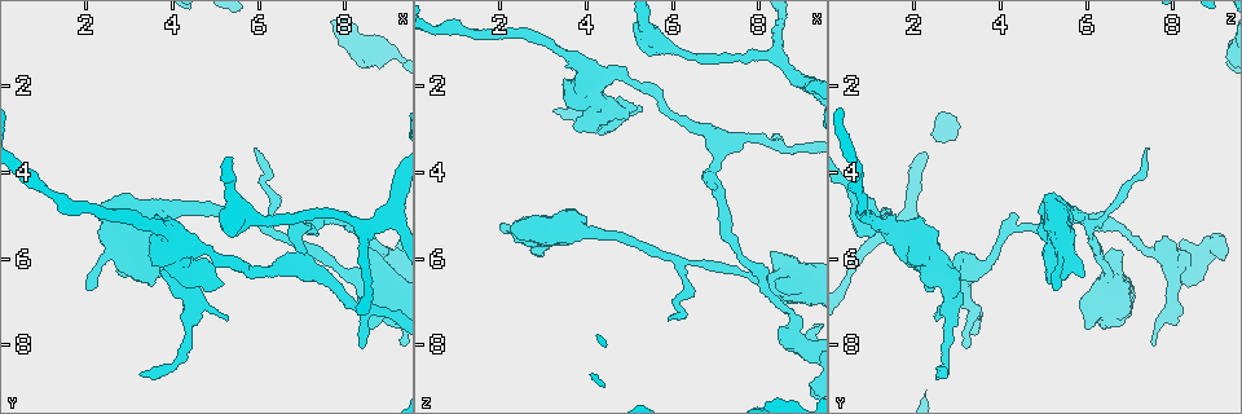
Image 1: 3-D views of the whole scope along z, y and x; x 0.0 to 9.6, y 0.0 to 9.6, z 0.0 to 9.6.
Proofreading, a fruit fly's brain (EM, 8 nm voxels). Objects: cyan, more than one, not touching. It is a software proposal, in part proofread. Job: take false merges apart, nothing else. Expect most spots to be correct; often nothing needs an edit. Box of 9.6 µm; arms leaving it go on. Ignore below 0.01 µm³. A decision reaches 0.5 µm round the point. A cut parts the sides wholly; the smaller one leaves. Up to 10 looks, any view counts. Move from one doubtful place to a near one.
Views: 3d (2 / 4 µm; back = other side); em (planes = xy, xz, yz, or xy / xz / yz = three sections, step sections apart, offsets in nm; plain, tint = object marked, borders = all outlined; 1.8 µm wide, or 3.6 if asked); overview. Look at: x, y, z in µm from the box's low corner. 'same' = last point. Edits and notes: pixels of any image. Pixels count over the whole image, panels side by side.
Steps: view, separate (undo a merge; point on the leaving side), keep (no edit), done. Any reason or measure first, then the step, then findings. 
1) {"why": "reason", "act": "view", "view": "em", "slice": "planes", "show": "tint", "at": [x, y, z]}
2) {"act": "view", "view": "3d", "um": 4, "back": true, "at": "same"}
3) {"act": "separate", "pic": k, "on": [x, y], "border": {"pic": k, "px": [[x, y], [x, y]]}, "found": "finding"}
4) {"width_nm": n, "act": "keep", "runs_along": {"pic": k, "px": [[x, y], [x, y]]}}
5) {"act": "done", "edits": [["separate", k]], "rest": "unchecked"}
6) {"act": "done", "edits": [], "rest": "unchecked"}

{"why": "a fork", "act": "view", "view": "em", "slice": "xy", "step": 8, "show": "tint", "at": [9.00, 5.00, 1.80]}

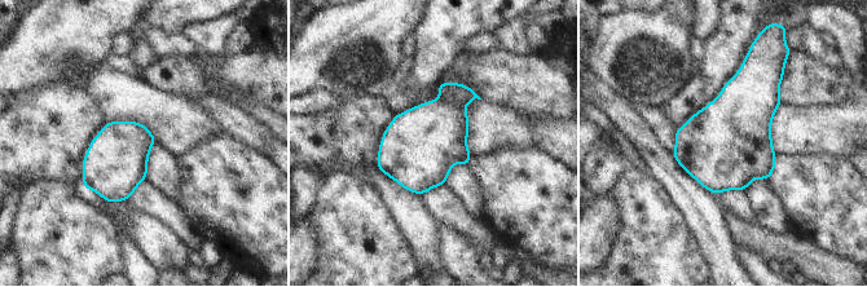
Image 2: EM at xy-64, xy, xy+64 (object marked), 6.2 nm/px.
{"why": "another direction", "act": "view", "view": "em", "slice": "planes", "show": "tint", "at": "same"}

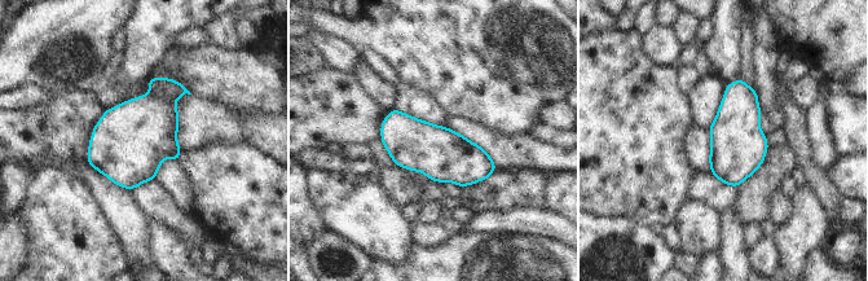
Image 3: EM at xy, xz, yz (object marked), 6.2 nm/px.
{"act": "keep", "found": "one neuron here"}

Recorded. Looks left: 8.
{"why": "abrupt turn", "act": "view", "view": "3d", "um": 4, "at": [4.20, 5.65, 1.80]}

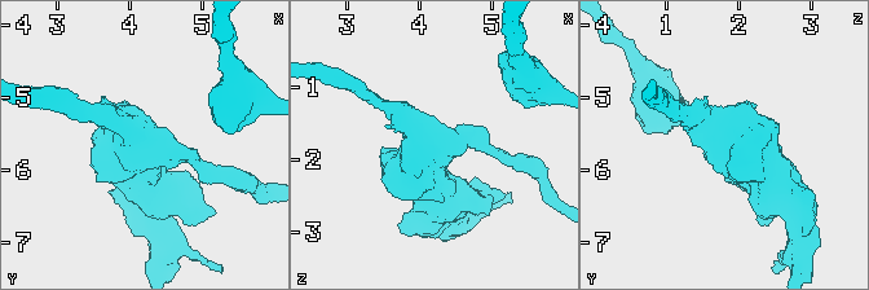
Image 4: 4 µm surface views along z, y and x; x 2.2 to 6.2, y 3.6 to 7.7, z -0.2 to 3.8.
{"why": "need the tissue", "act": "view", "view": "em", "um": 3.6, "slice": "xy", "step": 16, "show": "tint", "at": [4.20, 5.70, 1.85]}

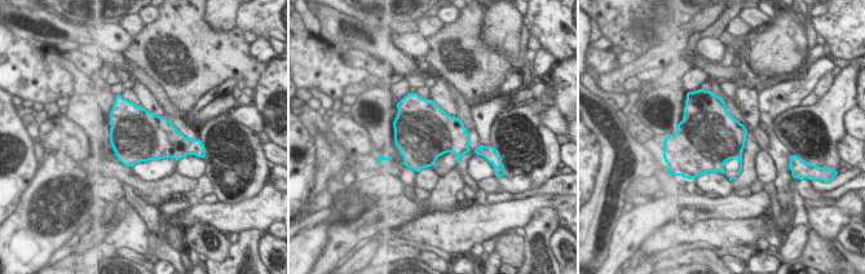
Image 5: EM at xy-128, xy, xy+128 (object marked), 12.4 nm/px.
{"width_nm": 650, "act": "keep", "found": "all the same neuron"}

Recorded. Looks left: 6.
{"why": "arms part here", "act": "view", "view": "em", "slice": "planes", "show": "tint", "at": [4.55, 7.10, 2.80]}

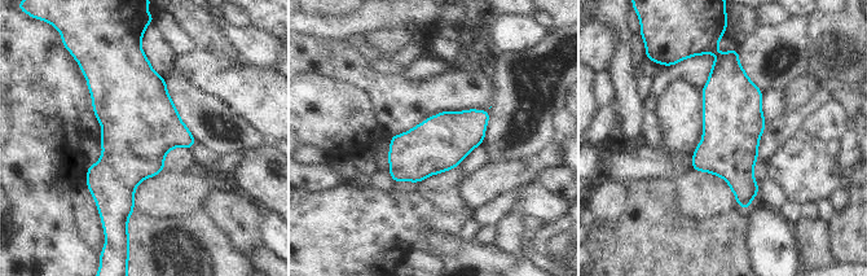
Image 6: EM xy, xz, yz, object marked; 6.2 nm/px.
{"act": "keep", "found": "all the same neuron"}

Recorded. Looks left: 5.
{"why": "a fork", "act": "view", "view": "3d", "um": 4, "at": [8.45, 7.25, 3.35]}

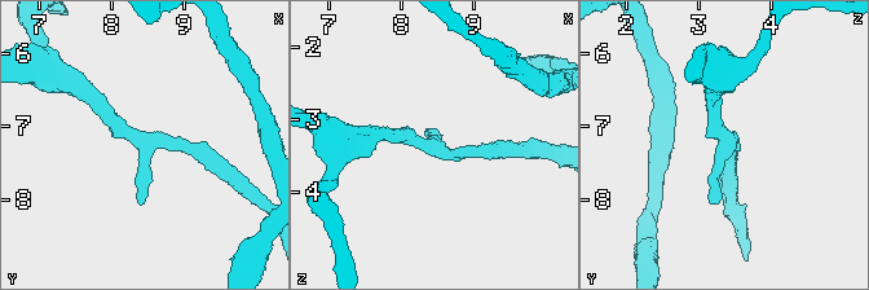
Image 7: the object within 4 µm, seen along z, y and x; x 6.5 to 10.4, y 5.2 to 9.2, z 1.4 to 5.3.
{"why": "now the EM", "act": "view", "view": "em", "slice": "planes", "show": "tint", "at": [8.45, 7.20, 3.40]}

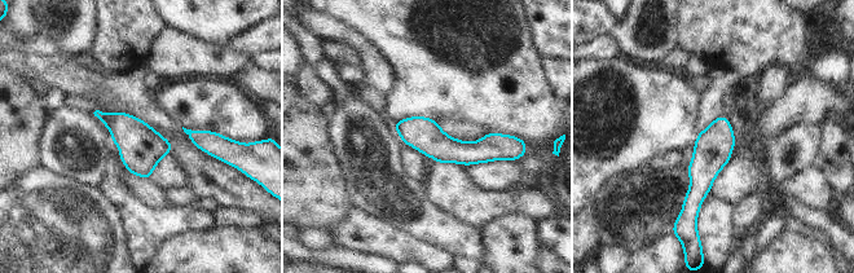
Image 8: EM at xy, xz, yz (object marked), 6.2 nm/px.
{"act": "keep", "found": "continuous, no second neuron"}

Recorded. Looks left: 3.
{"act": "done", "edits": [], "rest": "unchecked"}

